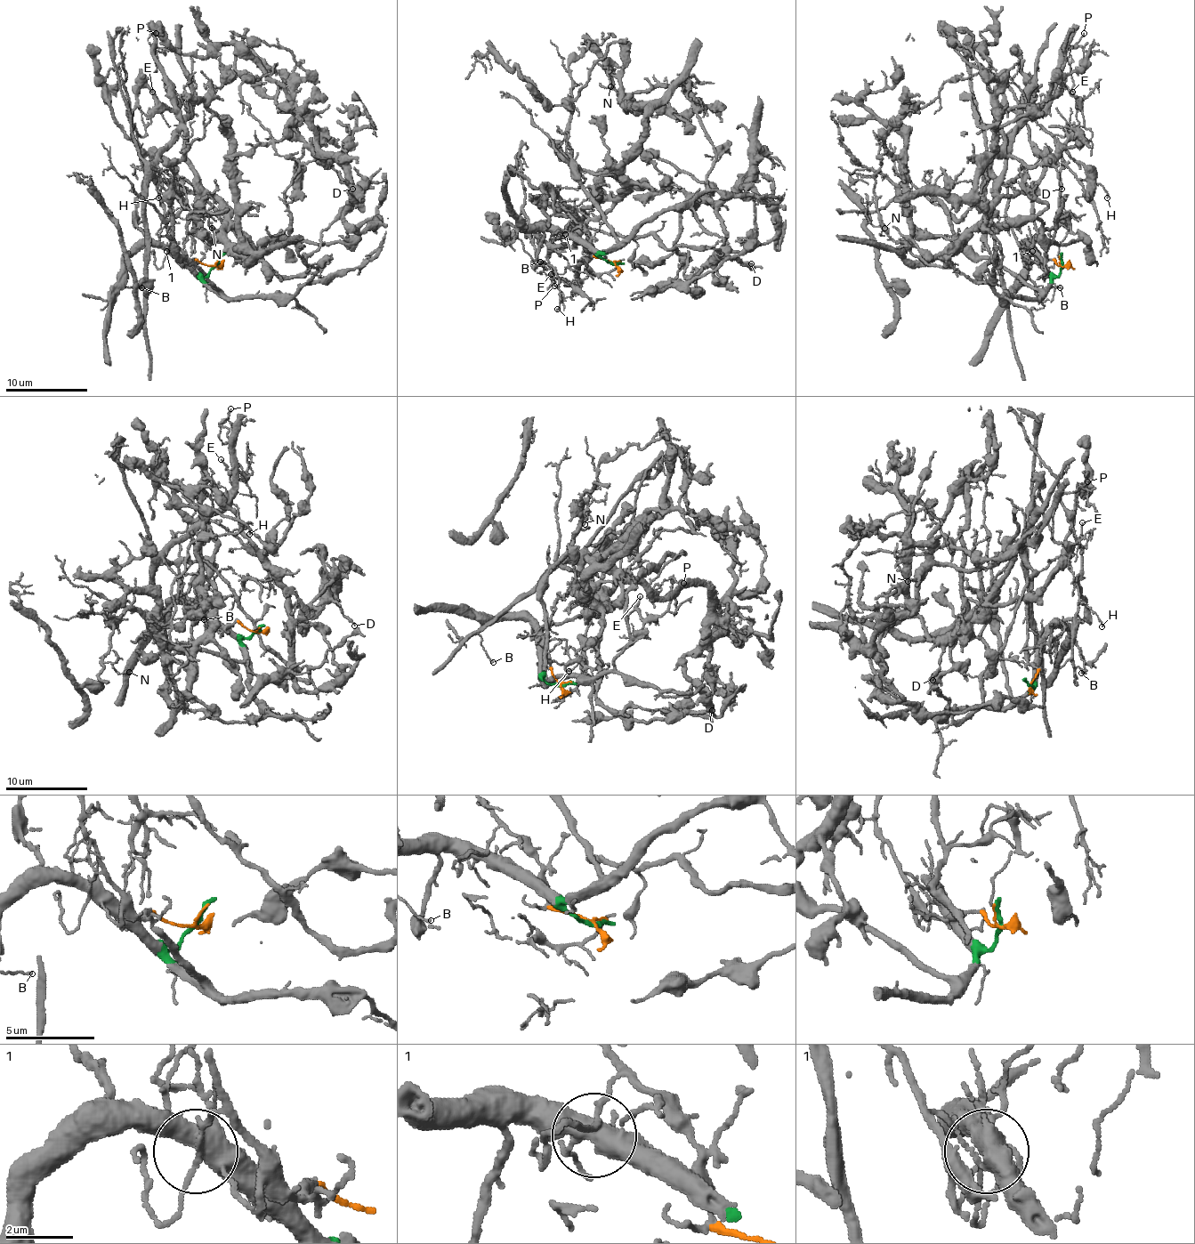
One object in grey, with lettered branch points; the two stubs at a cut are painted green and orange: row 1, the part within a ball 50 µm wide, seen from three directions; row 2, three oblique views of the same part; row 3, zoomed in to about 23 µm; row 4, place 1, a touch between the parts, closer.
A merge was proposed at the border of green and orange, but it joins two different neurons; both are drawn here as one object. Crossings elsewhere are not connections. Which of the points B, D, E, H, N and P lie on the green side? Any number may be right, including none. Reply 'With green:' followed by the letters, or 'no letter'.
With green: B, D, H, N

